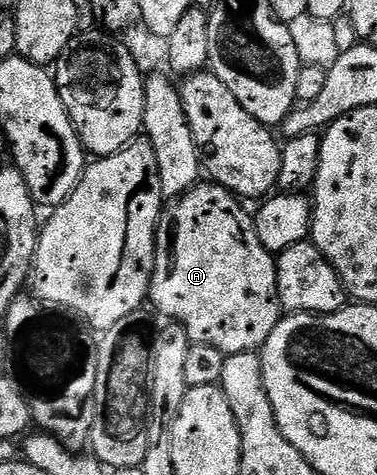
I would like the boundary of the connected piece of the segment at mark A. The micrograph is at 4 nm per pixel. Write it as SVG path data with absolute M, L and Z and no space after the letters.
M213 182L195 184L171 204L174 205L169 205L158 219L149 303L154 303L167 321L181 324L195 344L216 346L225 356L258 352L280 321L280 305L276 256L260 242L253 215L242 209L239 197Z

